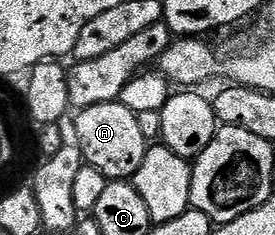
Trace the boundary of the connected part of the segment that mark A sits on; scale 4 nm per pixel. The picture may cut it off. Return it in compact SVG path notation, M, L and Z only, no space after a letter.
M105 102L78 109L74 117L85 163L101 170L108 182L130 181L134 178L137 170L141 170L141 162L145 162L145 154L149 147L145 134L141 134L141 122L136 109L126 108L123 102Z

